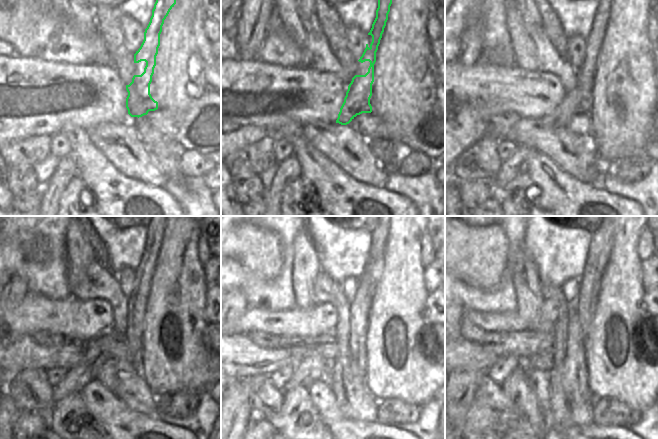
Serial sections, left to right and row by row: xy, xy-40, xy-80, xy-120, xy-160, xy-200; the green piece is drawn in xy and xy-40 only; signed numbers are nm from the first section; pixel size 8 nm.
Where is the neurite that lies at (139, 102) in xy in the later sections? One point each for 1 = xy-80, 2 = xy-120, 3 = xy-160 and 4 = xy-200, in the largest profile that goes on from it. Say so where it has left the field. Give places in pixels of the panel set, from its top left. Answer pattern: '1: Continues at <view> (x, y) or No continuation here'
1: Continues at xy-80 (575, 101)
2: Continues at xy-120 (154, 239)
3: Continues at xy-160 (379, 236)
4: Continues at xy-200 (598, 238).

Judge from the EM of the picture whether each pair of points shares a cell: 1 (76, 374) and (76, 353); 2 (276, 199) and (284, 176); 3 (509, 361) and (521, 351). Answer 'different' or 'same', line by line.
1: different
2: same
3: different

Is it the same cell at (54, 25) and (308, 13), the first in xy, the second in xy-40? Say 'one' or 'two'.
two

